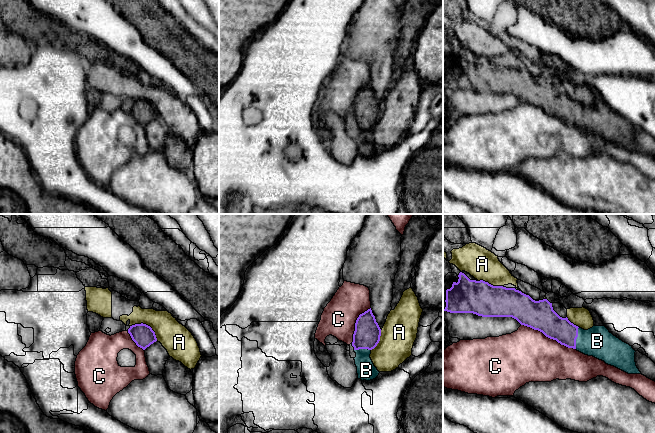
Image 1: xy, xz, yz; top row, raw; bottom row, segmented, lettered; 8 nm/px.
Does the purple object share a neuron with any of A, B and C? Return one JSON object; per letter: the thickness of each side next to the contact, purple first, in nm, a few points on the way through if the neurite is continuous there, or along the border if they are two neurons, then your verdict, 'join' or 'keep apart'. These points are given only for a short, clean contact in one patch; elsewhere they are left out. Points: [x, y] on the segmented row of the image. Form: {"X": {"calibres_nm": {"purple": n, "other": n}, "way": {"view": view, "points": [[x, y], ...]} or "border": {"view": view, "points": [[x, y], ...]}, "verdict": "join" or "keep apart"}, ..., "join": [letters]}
{"A": {"calibres_nm": {"purple": 170, "other": 240}, "verdict": "keep apart"}, "B": {"calibres_nm": {"purple": 200, "other": 240}, "way": {"view": "yz", "points": [[553, 326], [576, 338], [584, 341], [597, 341]]}, "verdict": "join"}, "C": {"calibres_nm": {"purple": 240, "other": 420}, "border": {"view": "yz", "points": [[521, 324], [537, 329], [561, 344], [575, 349]]}, "verdict": "keep apart"}, "join": ["B"]}

